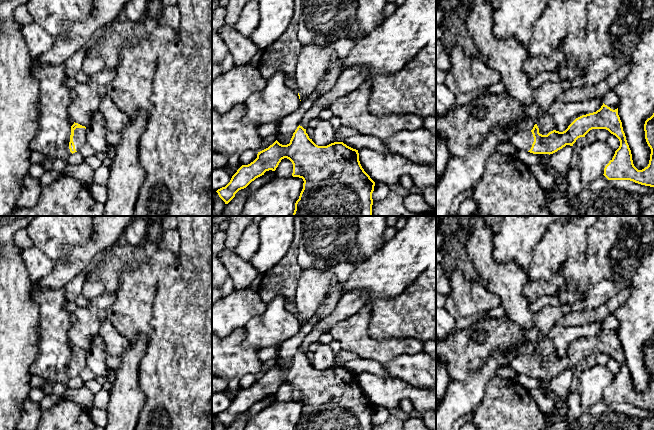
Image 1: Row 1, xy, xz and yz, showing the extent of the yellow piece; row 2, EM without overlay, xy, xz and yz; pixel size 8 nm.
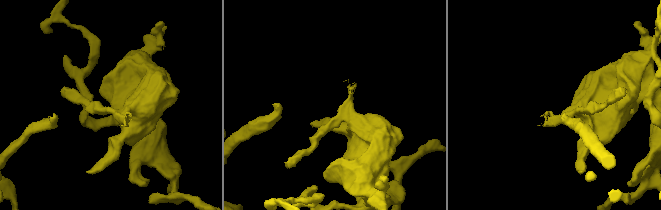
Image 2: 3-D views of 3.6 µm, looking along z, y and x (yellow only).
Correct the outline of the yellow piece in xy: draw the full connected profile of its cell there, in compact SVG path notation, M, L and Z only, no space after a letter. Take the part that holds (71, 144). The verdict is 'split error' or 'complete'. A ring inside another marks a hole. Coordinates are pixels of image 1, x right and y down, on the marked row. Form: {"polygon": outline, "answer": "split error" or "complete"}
{"polygon": "M78 123L71 126L71 135L69 142L70 152L73 154L81 148L83 144L86 143L86 127Z", "answer": "split error"}

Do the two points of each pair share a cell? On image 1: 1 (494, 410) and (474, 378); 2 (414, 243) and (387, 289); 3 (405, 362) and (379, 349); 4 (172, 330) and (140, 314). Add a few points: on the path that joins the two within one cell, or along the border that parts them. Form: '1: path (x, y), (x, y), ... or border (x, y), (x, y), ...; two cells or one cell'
1: border (493, 375), (486, 385), (482, 401), (470, 412); two cells
2: path (407, 254), (387, 274), (387, 278); one cell
3: border (419, 352), (396, 356), (383, 365); two cells
4: border (155, 297), (150, 322), (152, 332), (148, 336); two cells

